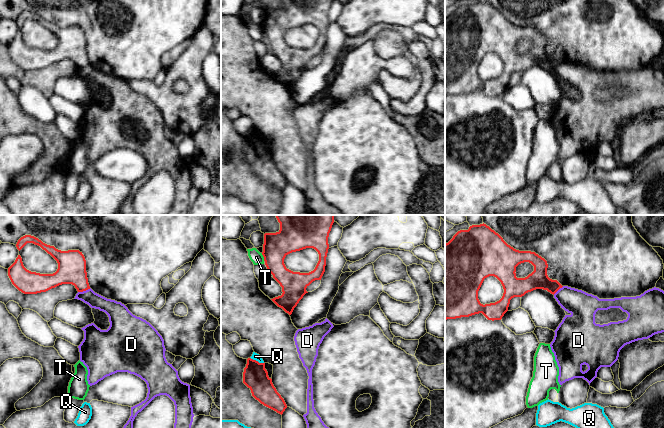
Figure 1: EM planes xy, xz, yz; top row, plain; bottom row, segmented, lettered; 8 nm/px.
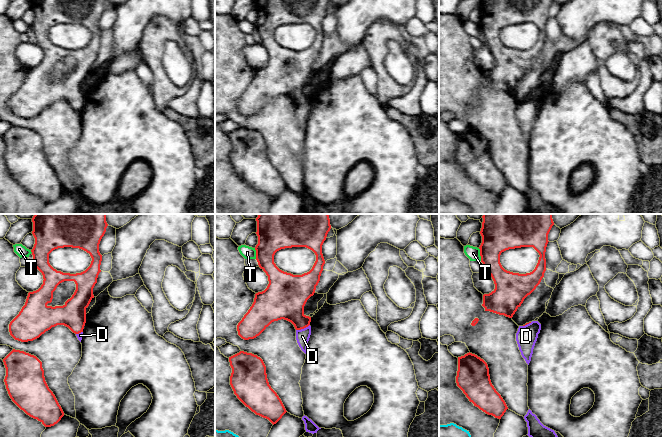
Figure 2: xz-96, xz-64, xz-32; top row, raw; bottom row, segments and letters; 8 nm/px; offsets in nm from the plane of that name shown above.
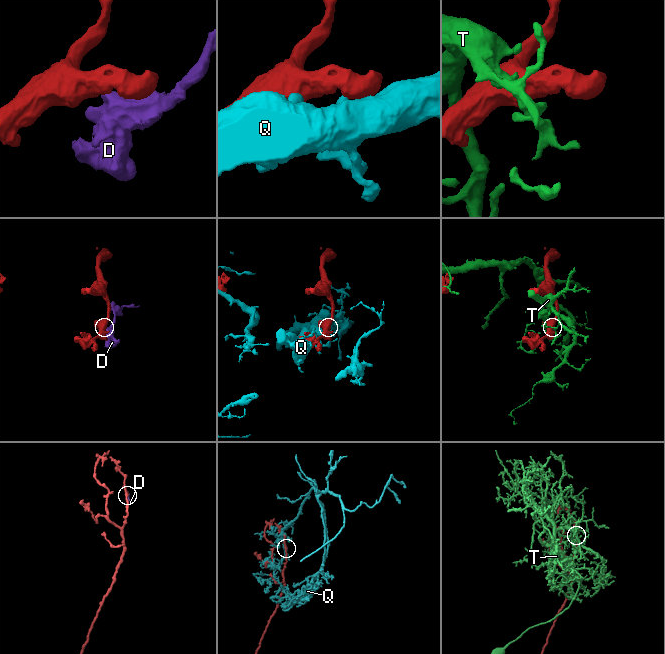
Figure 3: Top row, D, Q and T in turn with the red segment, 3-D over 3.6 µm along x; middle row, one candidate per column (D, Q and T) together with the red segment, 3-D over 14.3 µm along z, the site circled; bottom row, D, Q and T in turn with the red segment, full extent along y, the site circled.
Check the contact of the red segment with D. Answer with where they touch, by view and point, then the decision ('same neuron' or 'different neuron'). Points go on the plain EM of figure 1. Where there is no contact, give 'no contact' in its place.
meets red in xy at (84, 66); different neuron

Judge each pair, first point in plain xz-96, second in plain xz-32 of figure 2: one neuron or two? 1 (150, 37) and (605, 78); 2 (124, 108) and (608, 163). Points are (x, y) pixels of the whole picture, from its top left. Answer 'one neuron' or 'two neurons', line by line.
1: one neuron
2: one neuron

